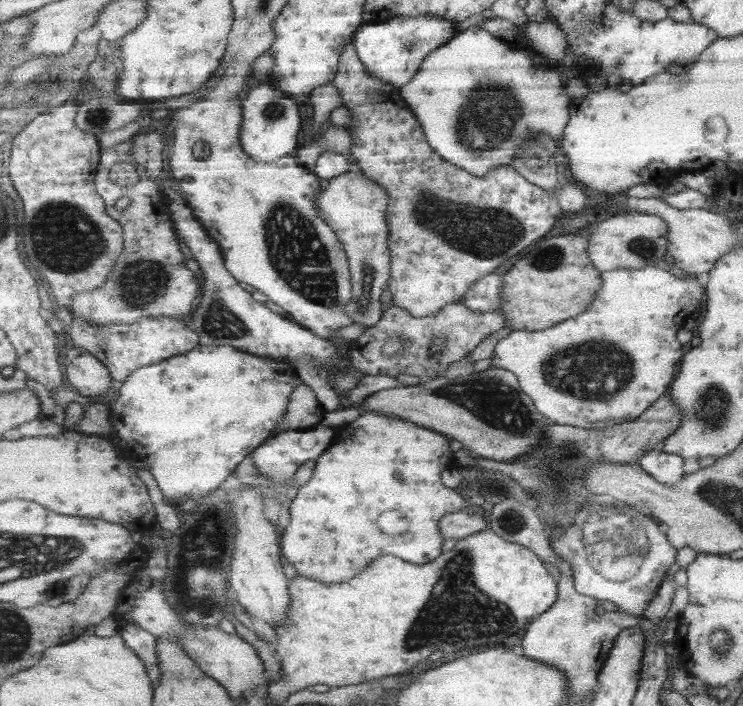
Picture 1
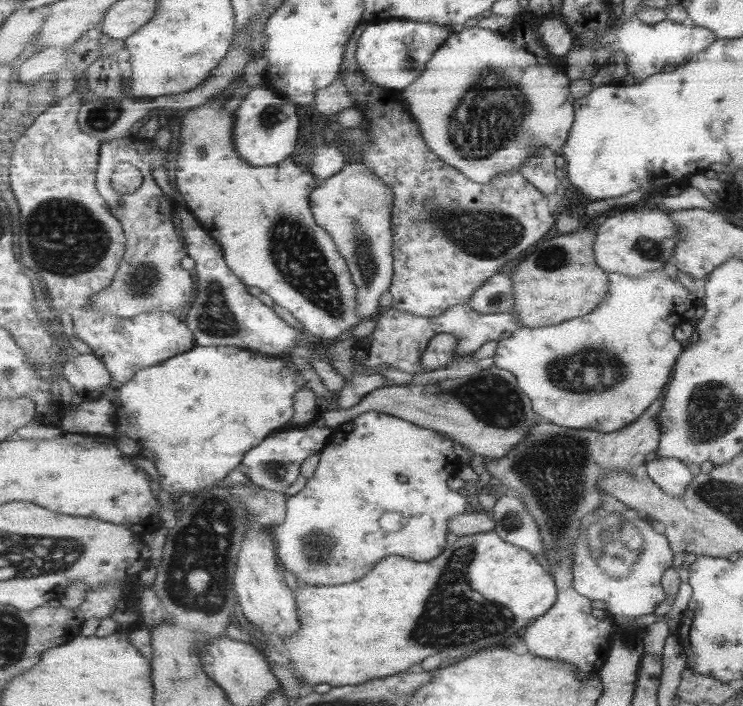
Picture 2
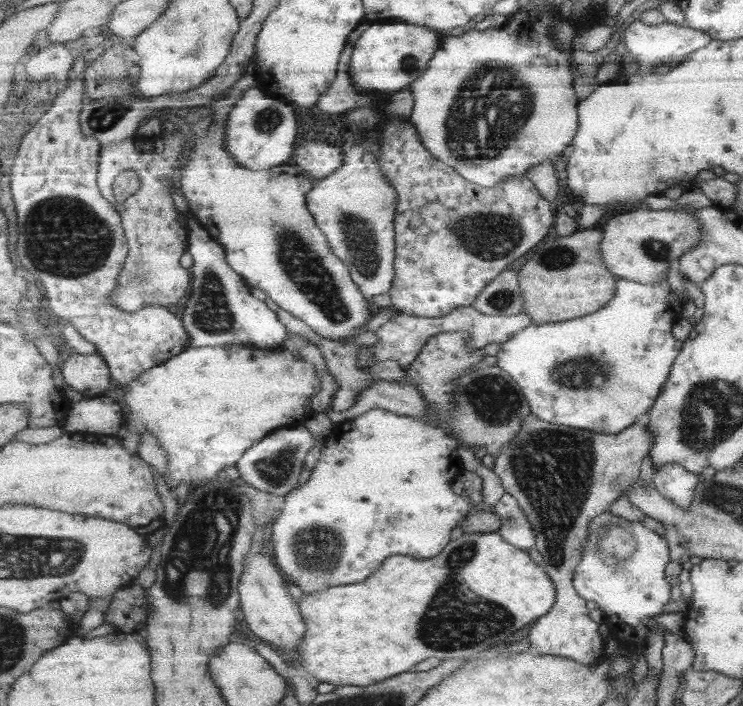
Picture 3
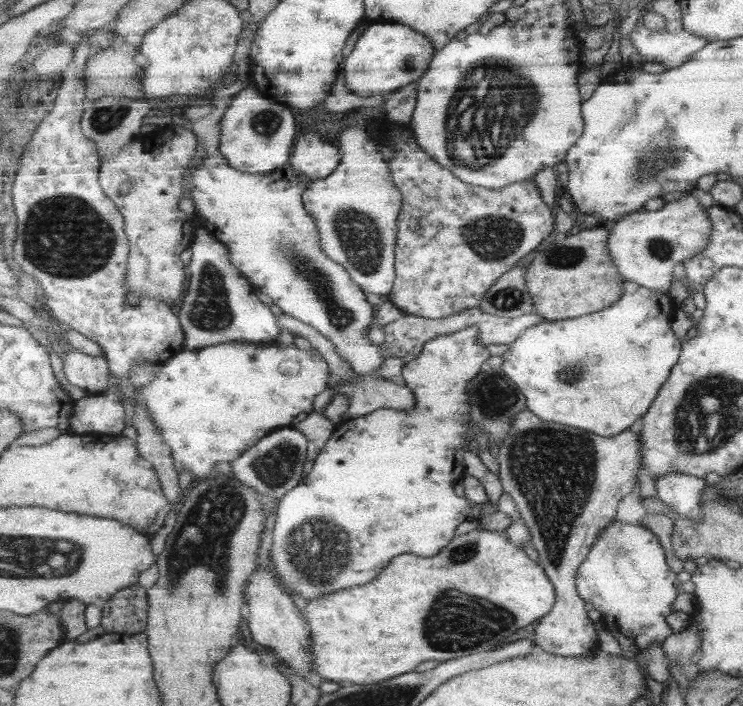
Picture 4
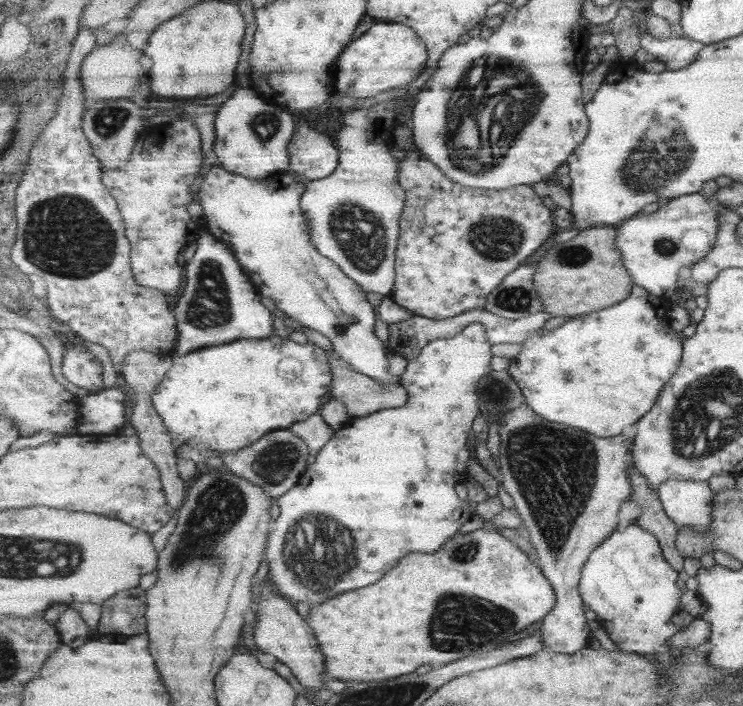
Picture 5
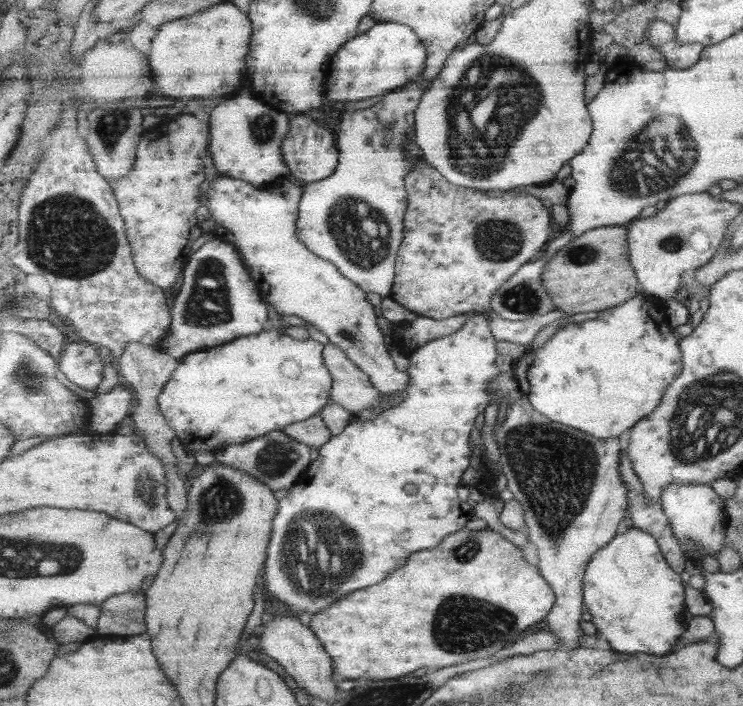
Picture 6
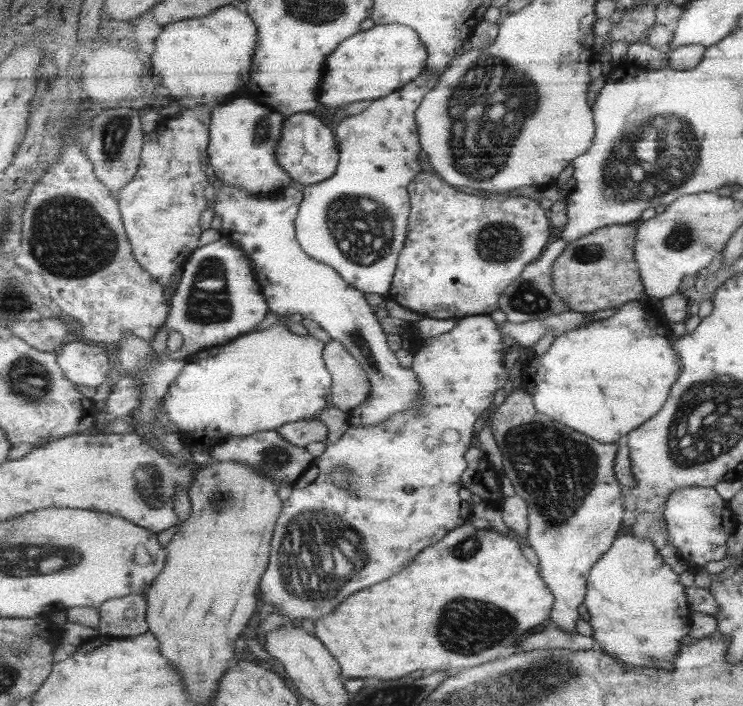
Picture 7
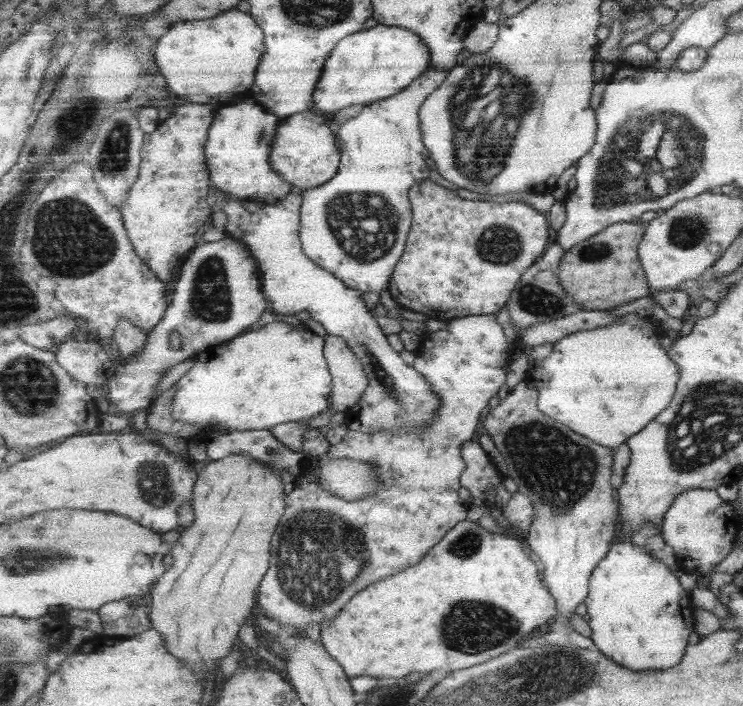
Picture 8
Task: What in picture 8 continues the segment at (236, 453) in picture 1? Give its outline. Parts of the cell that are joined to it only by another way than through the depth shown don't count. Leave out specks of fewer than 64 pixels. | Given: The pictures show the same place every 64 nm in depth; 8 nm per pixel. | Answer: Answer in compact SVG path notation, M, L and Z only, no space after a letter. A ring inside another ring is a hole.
M275 322L269 324L265 328L255 328L249 330L249 334L235 337L232 341L227 342L225 346L213 346L205 352L195 356L197 363L189 369L189 372L176 382L177 393L173 397L173 418L177 418L179 422L193 422L195 426L201 426L201 441L207 441L212 434L220 432L217 426L221 426L222 430L265 430L271 429L277 424L285 424L285 422L305 422L310 418L316 417L318 414L324 413L331 409L331 396L333 392L333 376L329 370L328 360L324 355L325 340L324 337L312 333L304 325L299 328L291 328L289 324L284 322Z

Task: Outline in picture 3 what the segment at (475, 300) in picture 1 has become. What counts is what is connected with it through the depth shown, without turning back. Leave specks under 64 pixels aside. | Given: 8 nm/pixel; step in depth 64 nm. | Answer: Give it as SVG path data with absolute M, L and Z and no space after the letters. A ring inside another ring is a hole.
M506 270L490 282L477 297L474 307L490 315L517 315L525 312L525 298L518 286L517 272Z

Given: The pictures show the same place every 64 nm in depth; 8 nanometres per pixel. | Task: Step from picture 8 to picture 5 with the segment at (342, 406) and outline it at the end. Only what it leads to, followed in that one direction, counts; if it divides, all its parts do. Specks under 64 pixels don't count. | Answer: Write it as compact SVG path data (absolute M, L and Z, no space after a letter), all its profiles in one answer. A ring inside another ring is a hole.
M337 350L327 352L329 365L332 366L332 388L330 398L343 401L345 408L348 409L351 419L364 417L374 412L388 408L399 408L409 402L409 391L402 384L381 383L371 376L357 372L353 366L349 366Z

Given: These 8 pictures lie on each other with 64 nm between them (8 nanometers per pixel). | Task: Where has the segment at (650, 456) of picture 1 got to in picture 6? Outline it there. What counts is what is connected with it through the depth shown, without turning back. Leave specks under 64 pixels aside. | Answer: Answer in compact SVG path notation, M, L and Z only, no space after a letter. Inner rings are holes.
M673 483L663 489L660 494L659 504L661 504L663 515L669 522L677 542L683 538L695 541L695 559L704 555L716 557L717 552L723 546L724 515L722 514L720 498L709 485L692 484L683 486Z

